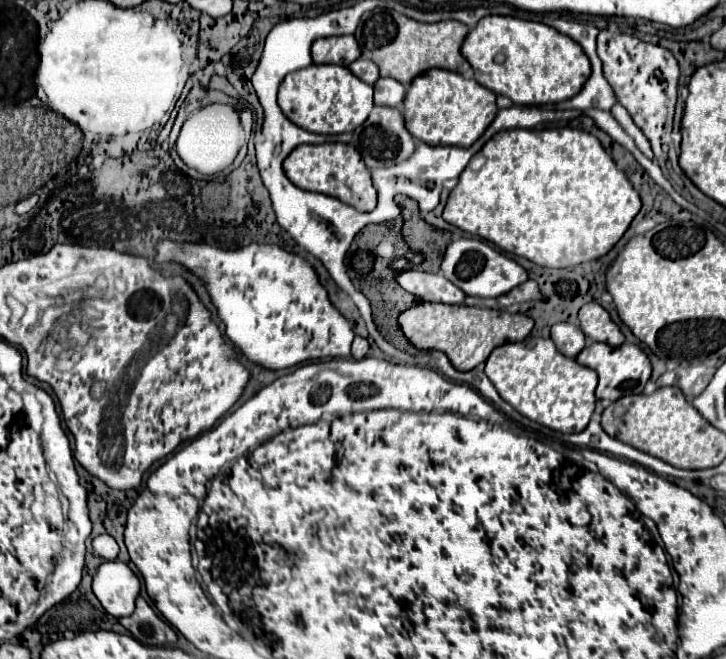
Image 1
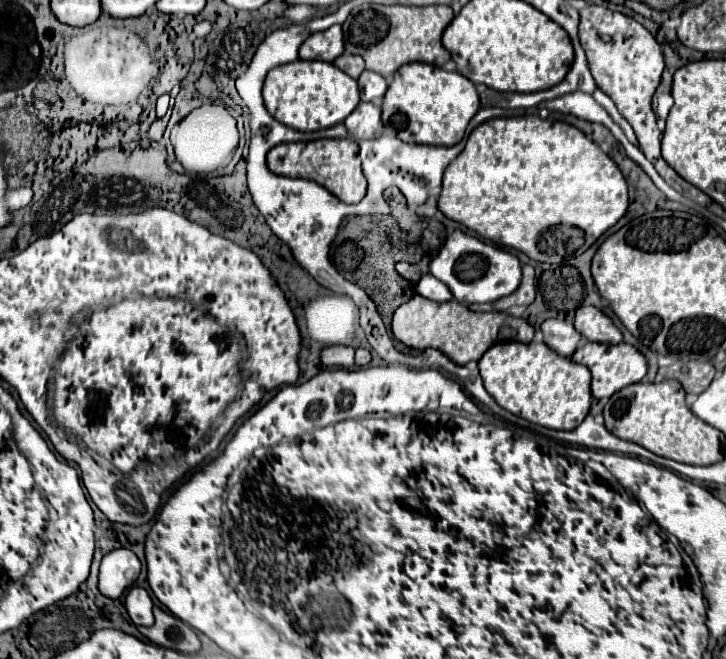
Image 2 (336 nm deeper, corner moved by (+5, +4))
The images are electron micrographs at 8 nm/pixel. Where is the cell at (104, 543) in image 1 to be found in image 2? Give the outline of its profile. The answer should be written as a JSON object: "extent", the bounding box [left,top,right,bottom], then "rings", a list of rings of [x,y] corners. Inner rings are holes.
{"extent":[98,549,142,599],"rings":[[[128,549],[110,551],[100,565],[100,581],[98,589],[108,599],[122,599],[124,593],[136,583],[140,577],[142,563]]]}

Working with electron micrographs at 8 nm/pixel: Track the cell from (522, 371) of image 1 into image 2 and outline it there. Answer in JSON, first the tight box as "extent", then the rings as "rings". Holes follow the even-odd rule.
{"extent":[480,343,590,431],"rings":[[[496,343],[480,359],[480,375],[486,391],[502,409],[548,429],[572,431],[590,411],[590,371],[568,357],[560,357],[544,343]]]}

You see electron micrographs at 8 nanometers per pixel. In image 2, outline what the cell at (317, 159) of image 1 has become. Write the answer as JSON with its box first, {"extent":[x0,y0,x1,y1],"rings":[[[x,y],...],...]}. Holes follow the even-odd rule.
{"extent":[266,139,366,203],"rings":[[[318,139],[308,143],[282,143],[268,151],[266,165],[276,175],[316,181],[344,203],[358,203],[366,195],[366,179],[360,169],[358,143],[352,139]]]}

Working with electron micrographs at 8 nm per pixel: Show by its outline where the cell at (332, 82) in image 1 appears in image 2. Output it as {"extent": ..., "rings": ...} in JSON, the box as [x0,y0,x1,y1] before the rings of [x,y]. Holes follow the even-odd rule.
{"extent":[262,61,358,131],"rings":[[[292,61],[288,65],[274,67],[264,81],[262,89],[264,105],[268,113],[298,131],[320,131],[336,123],[342,123],[358,105],[358,83],[344,71],[326,61]]]}

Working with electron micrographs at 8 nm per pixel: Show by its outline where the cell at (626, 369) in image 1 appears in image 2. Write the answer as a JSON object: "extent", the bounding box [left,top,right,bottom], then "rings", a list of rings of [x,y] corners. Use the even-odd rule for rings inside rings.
{"extent":[572,343,646,399],"rings":[[[584,343],[580,345],[574,355],[572,355],[572,361],[576,363],[582,363],[590,369],[592,373],[592,385],[590,385],[590,391],[596,399],[602,399],[602,397],[612,397],[616,391],[632,385],[632,383],[638,383],[644,375],[646,375],[646,357],[636,351],[632,345],[628,343],[618,343],[618,345],[602,345],[602,343]]]}

